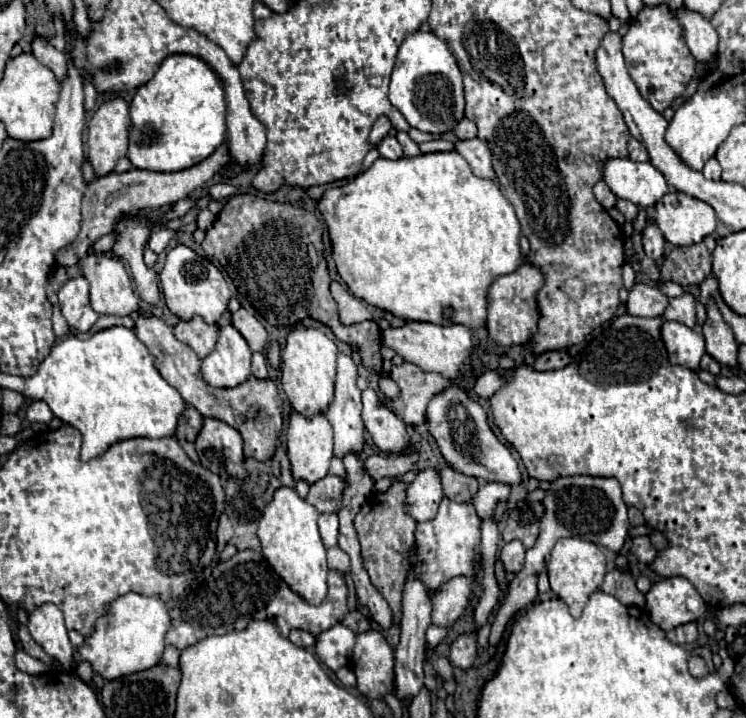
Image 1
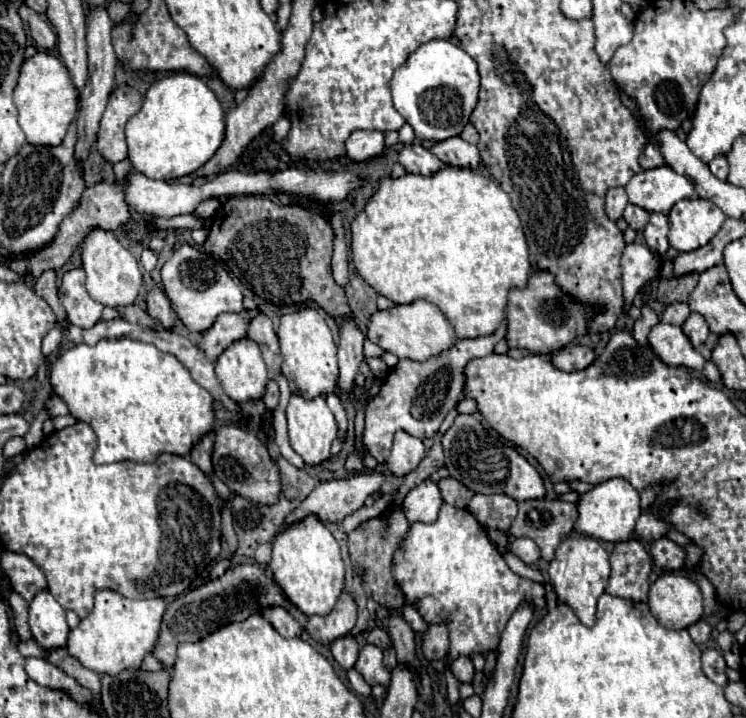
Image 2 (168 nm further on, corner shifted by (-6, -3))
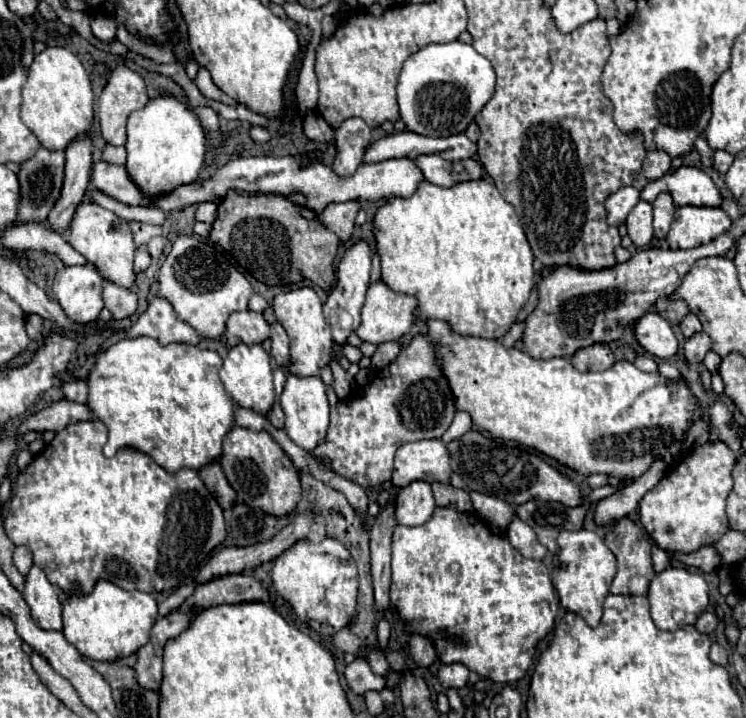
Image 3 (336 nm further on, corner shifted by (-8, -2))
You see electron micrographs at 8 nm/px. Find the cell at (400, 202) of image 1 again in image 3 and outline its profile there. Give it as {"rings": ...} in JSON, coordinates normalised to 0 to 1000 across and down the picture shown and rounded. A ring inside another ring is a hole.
{"rings":[[[654,249],[622,252],[622,255],[611,255],[606,260],[590,260],[590,258],[574,255],[574,252],[566,252],[560,258],[560,263],[555,266],[555,272],[520,277],[520,283],[512,286],[504,294],[504,302],[501,302],[501,311],[499,313],[501,313],[504,350],[509,355],[509,369],[512,369],[512,391],[525,405],[531,405],[531,408],[560,414],[560,419],[563,419],[563,428],[560,428],[563,439],[571,439],[571,442],[587,444],[587,447],[598,447],[611,467],[635,467],[635,469],[649,469],[649,472],[673,472],[673,467],[684,458],[684,453],[692,444],[692,436],[705,422],[705,416],[708,416],[708,411],[710,411],[710,405],[716,400],[716,375],[713,375],[716,358],[713,358],[710,341],[705,336],[702,319],[697,313],[697,305],[694,305],[689,288],[673,277],[673,272],[662,260],[662,255],[654,252]]]}

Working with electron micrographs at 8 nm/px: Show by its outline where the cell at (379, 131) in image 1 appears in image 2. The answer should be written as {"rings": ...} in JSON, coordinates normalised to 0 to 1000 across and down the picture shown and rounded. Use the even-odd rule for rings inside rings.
{"rings":[[[477,181],[464,195],[464,217],[472,226],[493,223],[509,214],[515,206],[515,184],[504,181]]]}

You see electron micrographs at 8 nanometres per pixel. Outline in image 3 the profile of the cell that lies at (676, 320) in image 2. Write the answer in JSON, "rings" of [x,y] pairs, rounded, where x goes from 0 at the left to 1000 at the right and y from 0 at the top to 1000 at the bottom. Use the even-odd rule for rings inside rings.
{"rings":[[[922,436],[922,439],[912,447],[912,458],[914,458],[917,469],[922,472],[925,467],[930,467],[930,461],[938,461],[941,453],[938,453],[938,447],[936,447],[936,442],[933,442],[930,436]]]}

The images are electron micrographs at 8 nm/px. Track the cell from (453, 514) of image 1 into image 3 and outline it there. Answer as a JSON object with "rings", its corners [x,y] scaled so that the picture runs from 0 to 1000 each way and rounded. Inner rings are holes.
{"rings":[[[584,706],[584,712],[576,720],[576,726],[571,726],[568,731],[560,731],[560,734],[531,731],[528,748],[525,748],[525,815],[523,815],[523,840],[525,840],[525,845],[536,848],[534,854],[544,865],[544,870],[547,870],[547,876],[552,882],[574,884],[582,893],[582,901],[587,907],[587,918],[592,923],[619,923],[630,935],[638,935],[643,943],[654,943],[654,946],[668,948],[668,951],[689,951],[689,948],[694,948],[694,946],[702,943],[705,932],[713,923],[713,915],[716,915],[716,907],[718,907],[721,893],[740,876],[745,851],[749,848],[749,834],[745,823],[743,823],[740,806],[735,801],[735,792],[727,787],[727,781],[705,779],[702,773],[697,773],[681,756],[681,751],[673,751],[670,745],[660,742],[657,734],[638,714],[617,714],[617,712],[606,709],[606,706]]]}

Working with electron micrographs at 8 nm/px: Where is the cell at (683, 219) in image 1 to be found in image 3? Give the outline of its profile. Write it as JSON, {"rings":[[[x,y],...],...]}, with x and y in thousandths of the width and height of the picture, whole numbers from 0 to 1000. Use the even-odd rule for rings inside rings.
{"rings":[[[909,288],[893,330],[898,347],[928,347],[979,319],[979,302],[965,288]]]}

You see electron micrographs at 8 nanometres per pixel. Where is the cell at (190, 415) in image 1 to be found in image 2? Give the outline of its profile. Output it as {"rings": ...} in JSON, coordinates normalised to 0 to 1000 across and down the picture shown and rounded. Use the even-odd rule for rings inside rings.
{"rings":[[[287,602],[276,604],[255,630],[255,641],[276,660],[284,663],[284,621],[287,621]]]}

